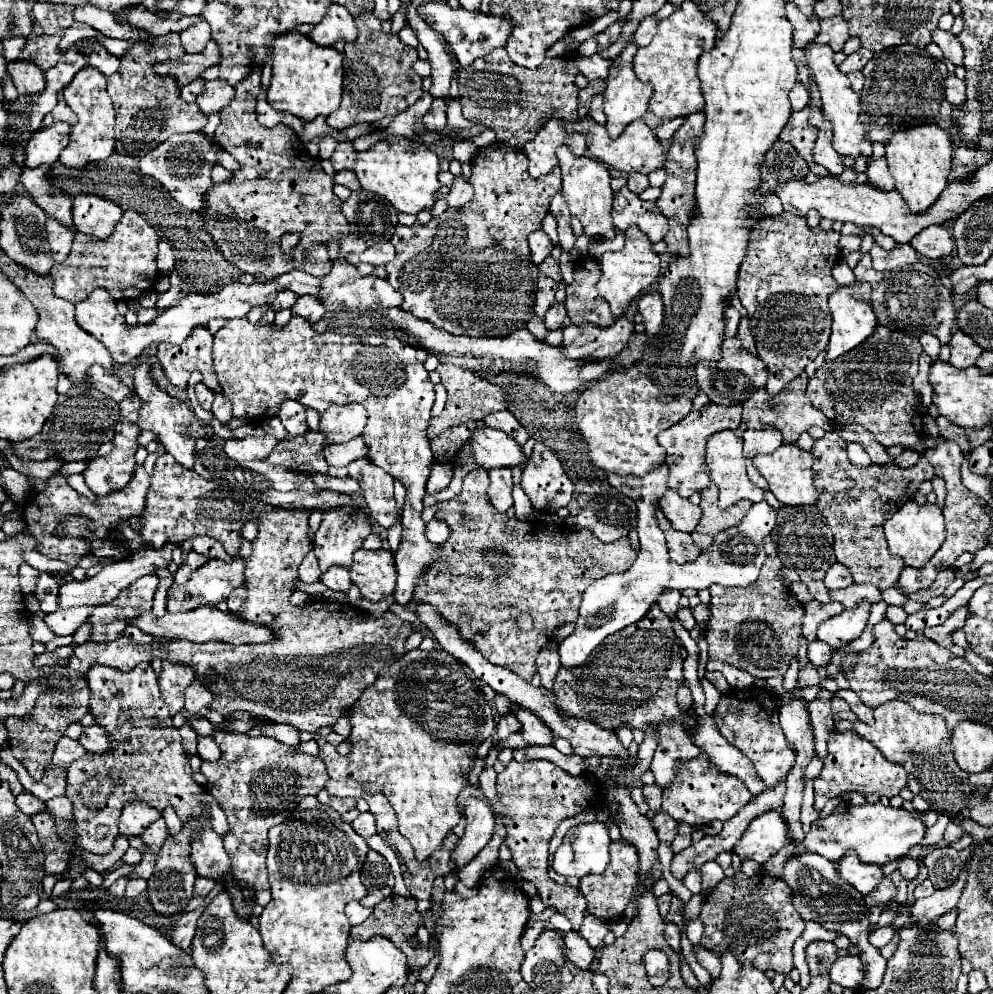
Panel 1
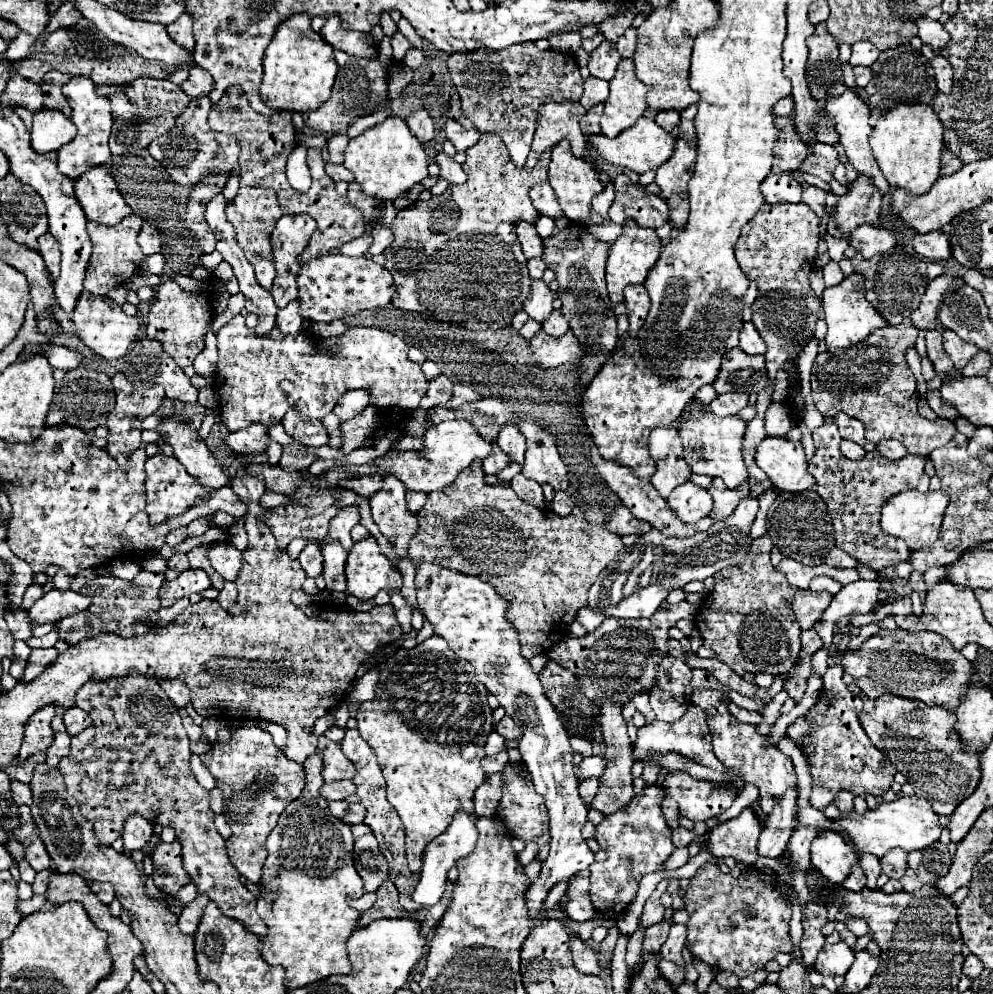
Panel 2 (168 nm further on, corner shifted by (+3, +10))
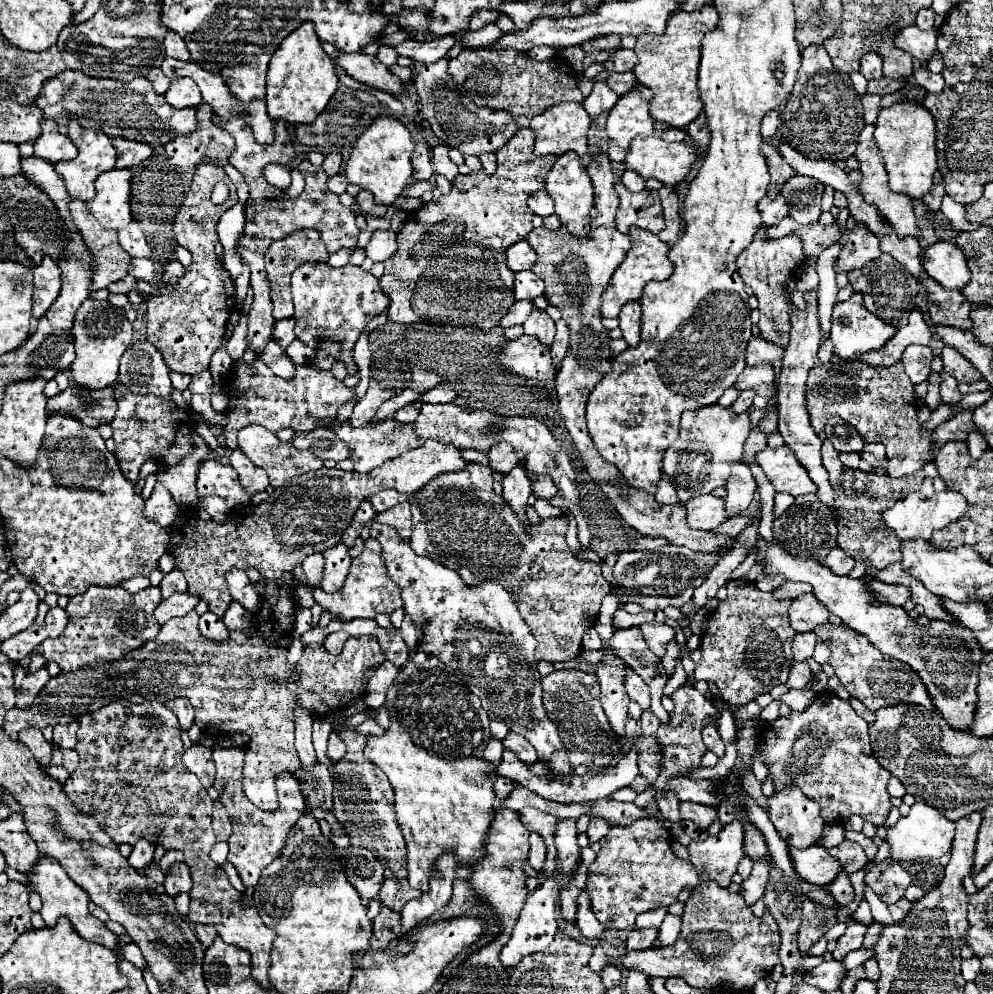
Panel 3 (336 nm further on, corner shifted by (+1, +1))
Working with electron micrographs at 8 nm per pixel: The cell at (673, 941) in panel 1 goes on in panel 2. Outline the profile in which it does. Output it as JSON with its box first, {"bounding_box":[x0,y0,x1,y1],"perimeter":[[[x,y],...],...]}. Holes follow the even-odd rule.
{"bounding_box":[661,923,685,967],"perimeter":[[[673,923],[671,925],[671,931],[669,931],[669,937],[661,949],[661,957],[667,959],[667,961],[673,961],[675,965],[683,967],[685,961],[683,961],[683,945],[685,945],[685,925],[681,923]]]}

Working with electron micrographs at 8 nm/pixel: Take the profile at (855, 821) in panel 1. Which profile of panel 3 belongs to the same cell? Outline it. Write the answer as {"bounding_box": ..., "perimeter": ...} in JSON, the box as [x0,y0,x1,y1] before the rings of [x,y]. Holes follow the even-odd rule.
{"bounding_box":[885,802,955,862],"perimeter":[[[915,802],[907,816],[899,818],[899,822],[891,828],[887,828],[885,842],[891,848],[891,858],[895,862],[905,860],[923,860],[923,858],[941,858],[951,848],[951,840],[955,834],[955,822],[947,820],[937,808],[931,808],[927,804]]]}

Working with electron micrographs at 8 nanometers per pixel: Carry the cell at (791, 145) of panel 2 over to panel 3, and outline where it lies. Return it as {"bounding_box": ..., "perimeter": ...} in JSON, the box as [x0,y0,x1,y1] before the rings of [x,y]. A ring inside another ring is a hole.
{"bounding_box":[761,140,797,198],"perimeter":[[[767,140],[767,142],[763,142],[761,150],[763,150],[763,156],[767,158],[767,162],[769,162],[769,170],[771,170],[771,182],[769,182],[767,196],[775,198],[775,196],[781,192],[783,184],[785,184],[789,178],[793,178],[797,172],[785,162],[785,158],[781,156],[777,144],[773,144],[773,142]]]}

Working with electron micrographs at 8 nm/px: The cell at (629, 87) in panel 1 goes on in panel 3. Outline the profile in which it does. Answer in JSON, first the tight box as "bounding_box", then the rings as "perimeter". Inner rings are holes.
{"bounding_box":[605,84,653,162],"perimeter":[[[635,84],[609,112],[605,130],[609,134],[609,158],[613,162],[623,162],[635,136],[653,134],[653,118],[649,114],[651,98],[651,88],[645,84]]]}

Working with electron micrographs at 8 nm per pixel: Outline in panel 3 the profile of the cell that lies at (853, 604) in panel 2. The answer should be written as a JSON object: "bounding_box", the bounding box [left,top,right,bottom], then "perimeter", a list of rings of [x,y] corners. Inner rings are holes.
{"bounding_box":[867,580,911,606],"perimeter":[[[871,580],[871,582],[867,582],[867,586],[879,600],[885,600],[893,606],[903,606],[911,596],[909,588],[905,588],[901,584],[887,584],[881,580]]]}

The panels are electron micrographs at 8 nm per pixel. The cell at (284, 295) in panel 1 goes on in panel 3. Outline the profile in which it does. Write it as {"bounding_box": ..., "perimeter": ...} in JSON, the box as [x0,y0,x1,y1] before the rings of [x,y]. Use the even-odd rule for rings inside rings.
{"bounding_box":[265,228,329,320],"perimeter":[[[313,228],[295,230],[287,238],[281,238],[281,240],[273,242],[267,248],[267,252],[265,252],[265,270],[267,270],[267,276],[269,276],[269,284],[271,284],[271,300],[273,300],[273,318],[275,320],[283,320],[283,318],[293,316],[291,286],[289,286],[289,278],[291,278],[293,270],[297,266],[301,266],[303,262],[327,262],[327,258],[329,258],[329,252],[325,250],[321,234]]]}

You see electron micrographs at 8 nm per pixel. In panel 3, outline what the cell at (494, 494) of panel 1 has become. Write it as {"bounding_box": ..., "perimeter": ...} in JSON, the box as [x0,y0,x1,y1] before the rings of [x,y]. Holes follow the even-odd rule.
{"bounding_box":[487,442,519,474],"perimeter":[[[507,442],[495,444],[487,454],[489,454],[489,468],[493,472],[507,474],[507,470],[511,470],[511,466],[519,464],[519,460],[515,458],[515,450],[511,450],[511,444],[507,444]]]}

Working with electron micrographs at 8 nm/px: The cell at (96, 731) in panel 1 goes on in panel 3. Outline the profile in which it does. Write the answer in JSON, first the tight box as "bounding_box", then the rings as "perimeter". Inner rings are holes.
{"bounding_box":[53,722,79,748],"perimeter":[[[71,722],[71,724],[57,724],[53,730],[53,742],[61,748],[75,748],[77,744],[77,728],[79,722]]]}

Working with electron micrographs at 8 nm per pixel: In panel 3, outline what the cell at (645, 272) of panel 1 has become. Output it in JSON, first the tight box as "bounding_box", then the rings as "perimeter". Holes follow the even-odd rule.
{"bounding_box":[601,226,673,318],"perimeter":[[[637,226],[630,228],[628,235],[631,239],[631,250],[627,252],[625,260],[619,264],[619,268],[615,270],[615,274],[611,276],[611,282],[607,286],[607,290],[603,292],[603,304],[601,304],[601,314],[605,318],[615,318],[621,312],[621,306],[631,302],[631,300],[639,300],[643,294],[643,286],[649,280],[667,280],[673,272],[673,266],[667,258],[667,250],[669,244],[661,242],[653,232],[649,230],[639,230]]]}

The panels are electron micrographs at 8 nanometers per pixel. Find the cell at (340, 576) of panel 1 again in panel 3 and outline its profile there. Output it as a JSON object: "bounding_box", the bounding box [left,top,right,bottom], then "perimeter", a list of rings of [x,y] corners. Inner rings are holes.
{"bounding_box":[321,544,351,594],"perimeter":[[[335,544],[333,548],[327,548],[323,552],[323,556],[325,556],[325,578],[323,578],[321,588],[325,592],[333,594],[333,592],[339,592],[343,588],[347,570],[351,566],[351,556],[347,550],[349,548],[343,544]]]}

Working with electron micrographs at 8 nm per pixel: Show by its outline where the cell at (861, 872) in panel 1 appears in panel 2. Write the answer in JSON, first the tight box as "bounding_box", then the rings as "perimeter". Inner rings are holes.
{"bounding_box":[811,831,859,883],"perimeter":[[[825,831],[811,843],[811,863],[823,877],[841,883],[849,875],[851,865],[859,863],[859,857],[843,841],[841,835]]]}

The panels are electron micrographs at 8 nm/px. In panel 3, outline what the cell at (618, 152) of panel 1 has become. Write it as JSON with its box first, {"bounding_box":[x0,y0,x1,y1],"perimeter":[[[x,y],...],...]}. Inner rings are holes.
{"bounding_box":[623,136,697,188],"perimeter":[[[637,136],[623,160],[627,170],[635,170],[645,180],[655,178],[667,188],[683,182],[691,172],[697,150],[691,144],[667,142],[657,136]]]}

